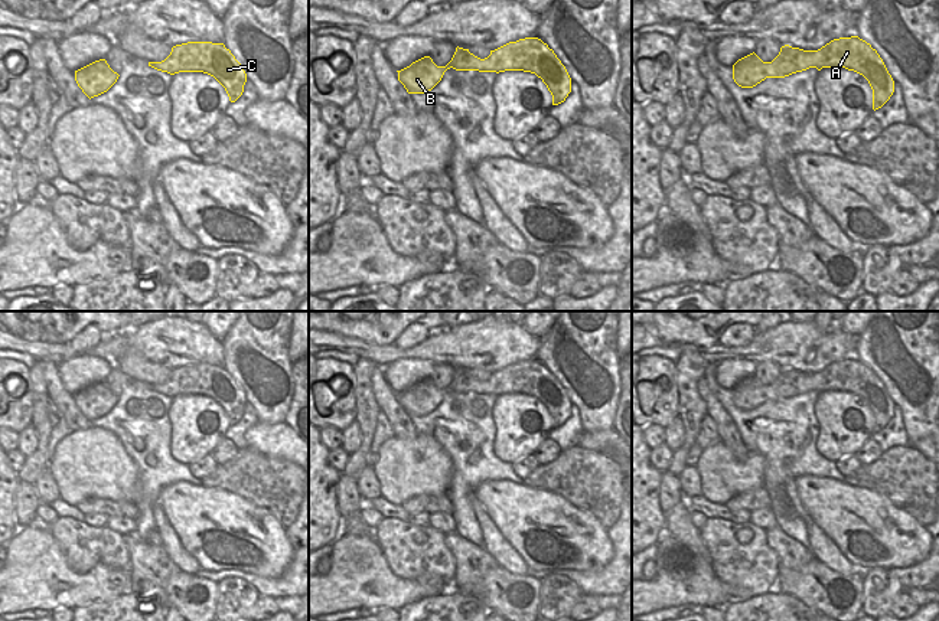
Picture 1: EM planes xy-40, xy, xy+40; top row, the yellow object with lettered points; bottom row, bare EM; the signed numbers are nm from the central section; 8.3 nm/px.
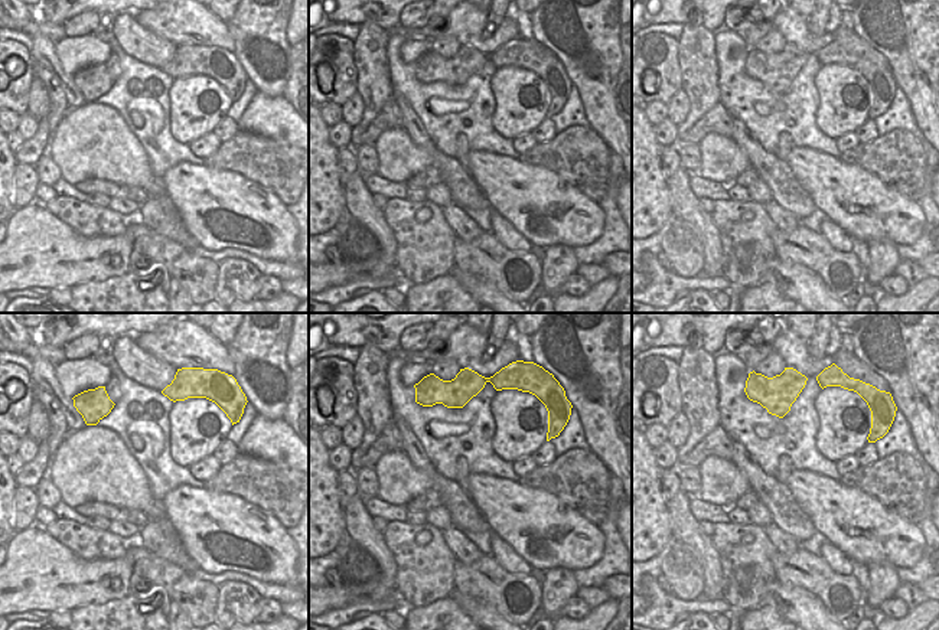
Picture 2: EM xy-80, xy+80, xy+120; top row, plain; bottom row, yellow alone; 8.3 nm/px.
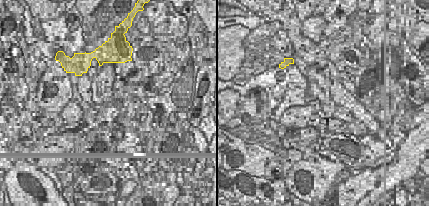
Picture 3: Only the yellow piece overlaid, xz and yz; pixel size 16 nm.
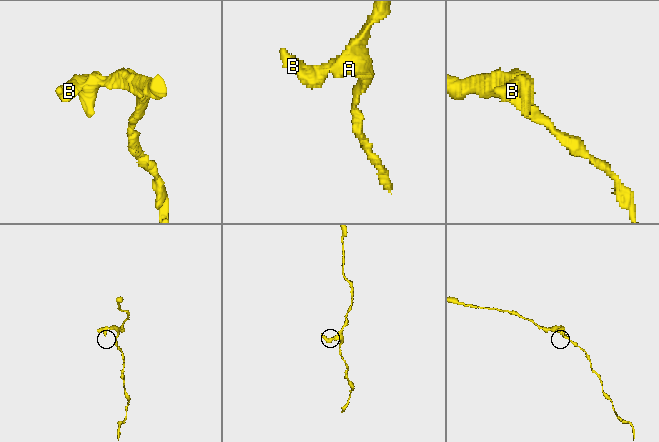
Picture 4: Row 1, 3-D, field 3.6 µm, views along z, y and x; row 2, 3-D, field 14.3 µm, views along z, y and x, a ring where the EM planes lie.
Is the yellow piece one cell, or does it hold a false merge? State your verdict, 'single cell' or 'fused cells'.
single cell

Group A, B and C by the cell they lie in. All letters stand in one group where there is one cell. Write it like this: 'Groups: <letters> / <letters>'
Groups: A B C.

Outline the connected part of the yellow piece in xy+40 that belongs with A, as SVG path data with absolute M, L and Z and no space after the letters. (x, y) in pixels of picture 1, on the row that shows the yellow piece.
M858 36L834 39L818 50L785 45L772 62L763 62L753 52L733 65L733 79L741 88L753 88L766 78L785 78L809 68L845 68L863 75L873 89L874 111L894 92L894 81L883 59Z

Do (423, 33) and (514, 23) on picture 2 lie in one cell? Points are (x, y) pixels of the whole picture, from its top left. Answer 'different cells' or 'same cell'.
same cell

